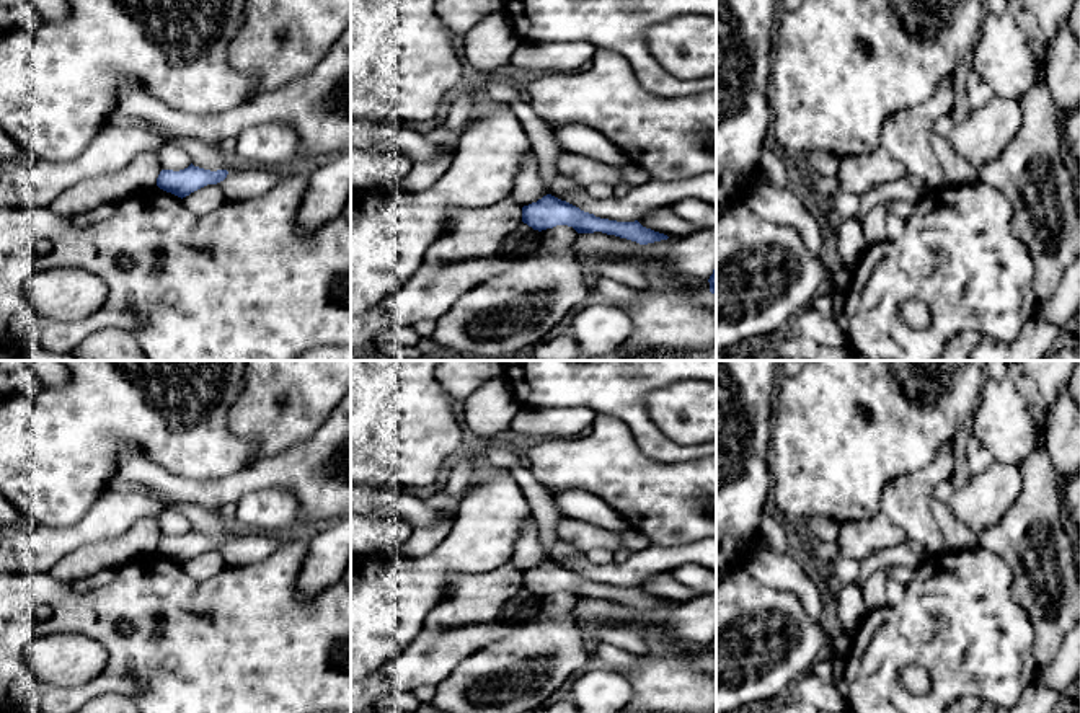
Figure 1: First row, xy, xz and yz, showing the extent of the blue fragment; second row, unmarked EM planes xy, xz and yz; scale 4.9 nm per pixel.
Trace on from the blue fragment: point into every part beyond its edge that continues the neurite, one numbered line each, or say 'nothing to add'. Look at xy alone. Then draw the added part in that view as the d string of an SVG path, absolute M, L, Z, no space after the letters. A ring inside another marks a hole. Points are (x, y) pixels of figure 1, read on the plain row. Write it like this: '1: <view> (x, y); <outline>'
nothing to add

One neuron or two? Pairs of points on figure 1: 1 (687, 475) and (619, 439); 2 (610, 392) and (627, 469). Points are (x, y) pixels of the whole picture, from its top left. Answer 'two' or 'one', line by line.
1: one
2: two

